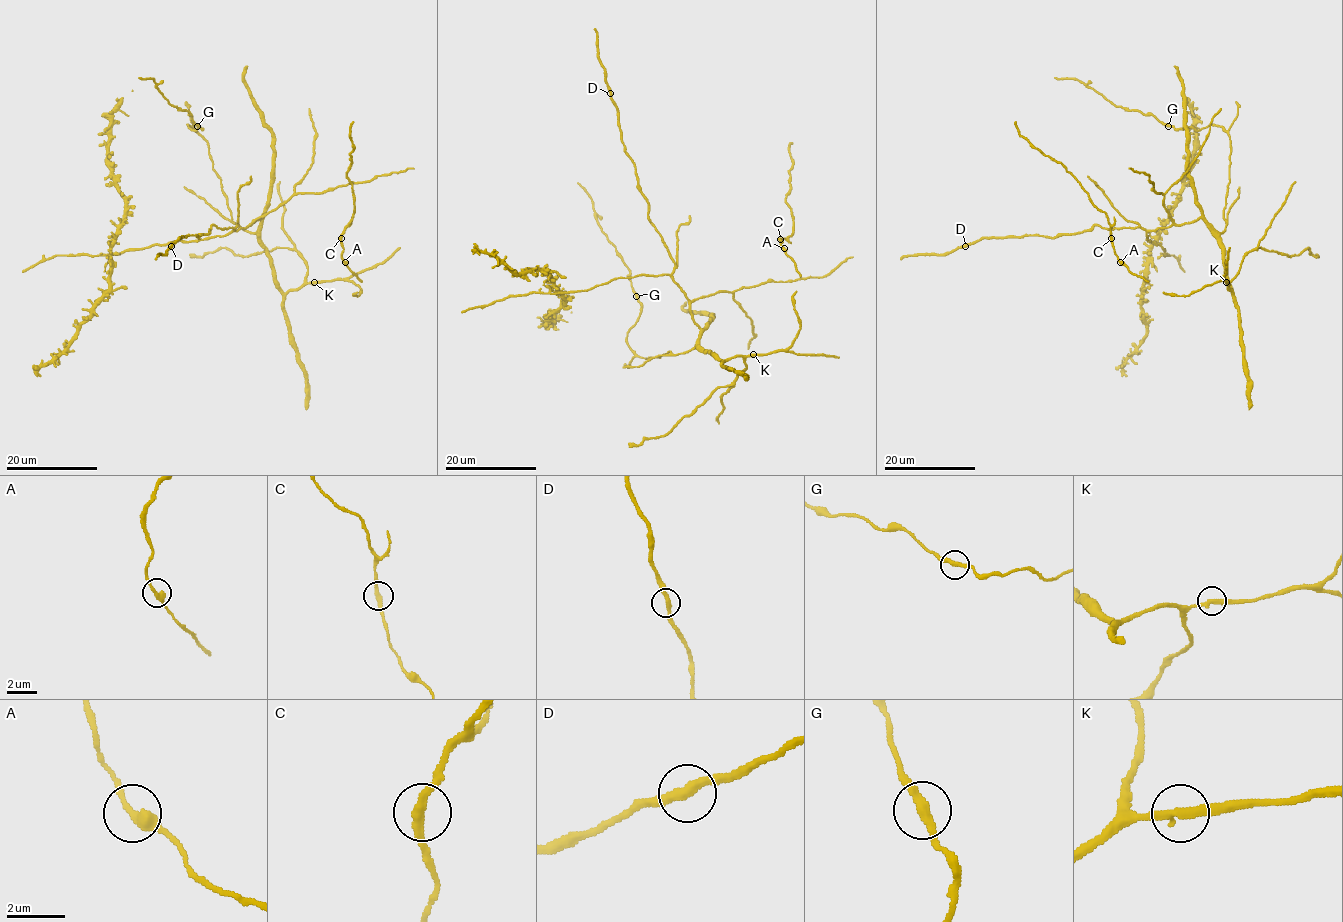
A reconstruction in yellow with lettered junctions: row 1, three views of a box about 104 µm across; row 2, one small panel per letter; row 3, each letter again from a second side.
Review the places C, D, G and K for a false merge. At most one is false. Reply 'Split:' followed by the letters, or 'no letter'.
Split: no letter

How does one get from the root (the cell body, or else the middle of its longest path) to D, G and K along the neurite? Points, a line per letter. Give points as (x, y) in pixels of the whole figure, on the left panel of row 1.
D: (265, 246), (260, 239), (261, 218), (237, 230), (212, 225), (209, 233), (198, 238), (181, 237), (171, 246)
G: (265, 246), (257, 233), (231, 219), (209, 144), (188, 125), (202, 129), (197, 126)
K: (265, 246), (274, 282), (284, 293), (314, 282)

